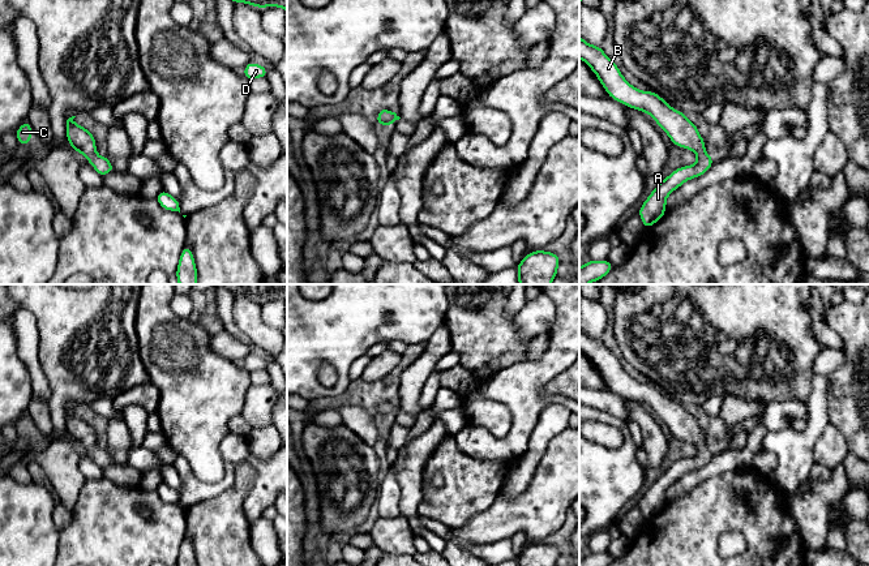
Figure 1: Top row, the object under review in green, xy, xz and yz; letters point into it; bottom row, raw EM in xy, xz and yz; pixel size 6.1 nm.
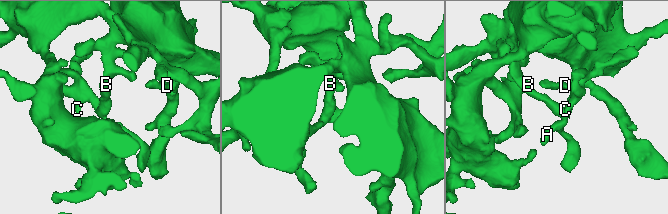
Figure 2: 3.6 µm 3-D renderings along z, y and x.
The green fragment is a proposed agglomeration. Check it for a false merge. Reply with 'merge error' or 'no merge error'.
no merge error

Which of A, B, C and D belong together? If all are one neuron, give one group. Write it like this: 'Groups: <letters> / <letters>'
Groups: A B C D

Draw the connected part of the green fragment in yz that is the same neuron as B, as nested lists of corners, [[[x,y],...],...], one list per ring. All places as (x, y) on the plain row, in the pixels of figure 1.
[[[579,327],[579,351],[582,351],[603,377],[608,387],[629,400],[648,406],[678,439],[689,441],[698,449],[693,458],[675,462],[663,471],[650,485],[638,506],[645,520],[660,513],[667,502],[667,489],[685,473],[706,466],[712,458],[714,449],[709,449],[705,432],[698,420],[684,404],[672,400],[663,390],[652,383],[642,383],[630,377],[617,357],[602,339],[592,338]]]

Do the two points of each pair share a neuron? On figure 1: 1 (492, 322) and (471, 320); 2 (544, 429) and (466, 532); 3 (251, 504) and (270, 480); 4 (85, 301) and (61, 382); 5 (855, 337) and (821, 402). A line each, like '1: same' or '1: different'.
1: same
2: different
3: same
4: same
5: different

